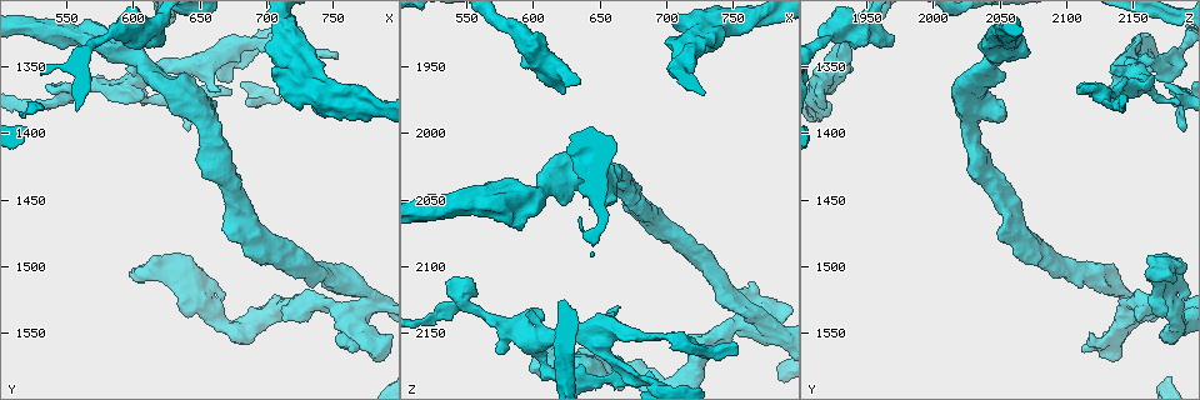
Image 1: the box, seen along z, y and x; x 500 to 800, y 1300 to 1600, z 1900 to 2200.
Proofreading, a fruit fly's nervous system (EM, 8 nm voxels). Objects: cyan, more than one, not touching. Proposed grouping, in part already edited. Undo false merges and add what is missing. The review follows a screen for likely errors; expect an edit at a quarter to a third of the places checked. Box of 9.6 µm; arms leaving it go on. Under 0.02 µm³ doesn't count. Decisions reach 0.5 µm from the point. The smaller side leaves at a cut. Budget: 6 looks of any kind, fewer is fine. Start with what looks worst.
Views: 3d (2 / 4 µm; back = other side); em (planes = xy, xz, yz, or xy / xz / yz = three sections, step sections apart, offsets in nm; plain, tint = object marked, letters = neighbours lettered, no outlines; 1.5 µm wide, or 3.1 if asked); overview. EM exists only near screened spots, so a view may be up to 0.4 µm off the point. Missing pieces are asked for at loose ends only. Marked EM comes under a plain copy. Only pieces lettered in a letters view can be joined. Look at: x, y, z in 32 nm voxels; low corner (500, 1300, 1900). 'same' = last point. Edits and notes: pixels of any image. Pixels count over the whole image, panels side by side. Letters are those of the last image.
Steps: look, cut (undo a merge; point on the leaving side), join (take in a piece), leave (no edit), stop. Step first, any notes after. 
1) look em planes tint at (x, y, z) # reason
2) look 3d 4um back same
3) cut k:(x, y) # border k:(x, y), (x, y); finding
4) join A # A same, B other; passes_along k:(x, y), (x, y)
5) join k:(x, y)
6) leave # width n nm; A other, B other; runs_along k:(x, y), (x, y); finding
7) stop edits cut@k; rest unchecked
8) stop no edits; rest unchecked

look em planes letters at (624, 1332, 1968) # stops while still wide

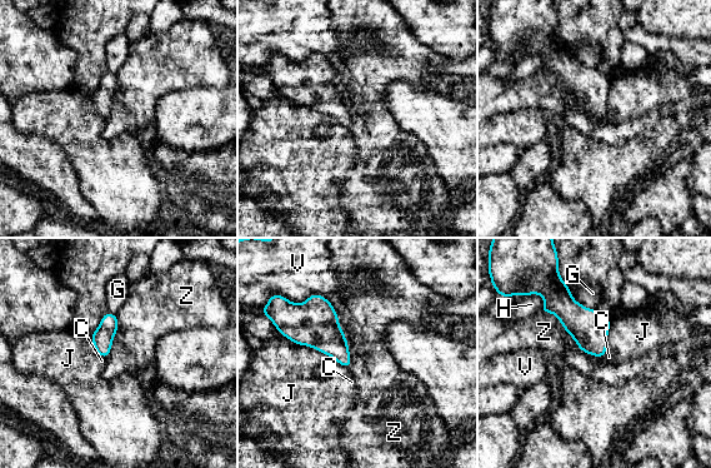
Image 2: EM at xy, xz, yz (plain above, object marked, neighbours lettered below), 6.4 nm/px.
leave # C other, G other, H other, J other, V other, Z other; border 2:(540, 309), (580, 349), (604, 356); none of them fits

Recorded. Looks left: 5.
look 3d 2um at (764, 1560, 2110) # branch stops here

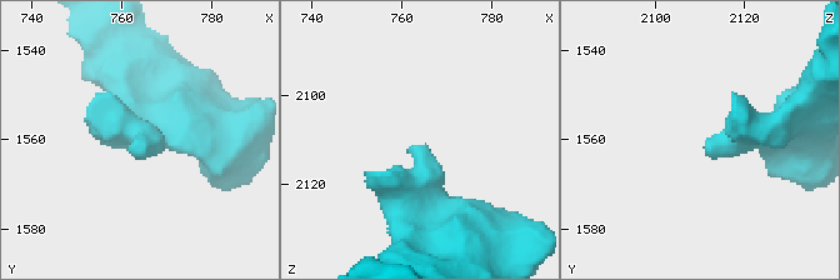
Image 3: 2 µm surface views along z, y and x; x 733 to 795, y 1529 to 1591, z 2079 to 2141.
look em planes letters at (763, 1560, 2110)

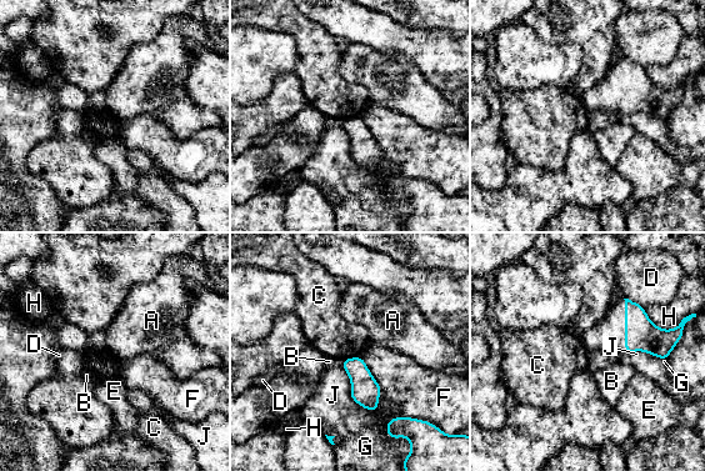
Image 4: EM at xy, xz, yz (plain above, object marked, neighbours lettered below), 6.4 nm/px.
leave # longest_contact F 280 nm; A other, B other, C other, D other, E other, F other, G other, H other, J other; border 4:(360, 355), (343, 360); no lettered piece goes on from it

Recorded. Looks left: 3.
look 3d 2um at (554, 1366, 2110) # an open end

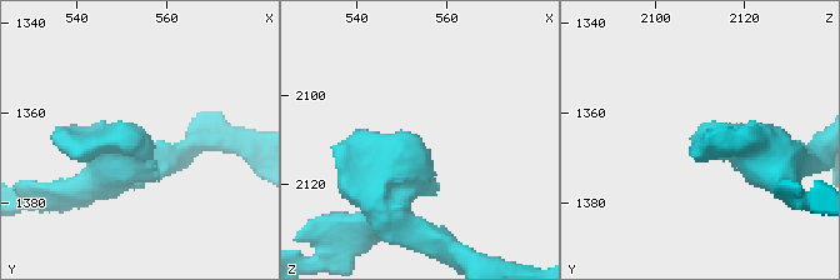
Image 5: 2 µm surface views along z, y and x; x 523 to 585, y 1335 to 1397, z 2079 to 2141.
look em planes letters at (555, 1365, 2111)

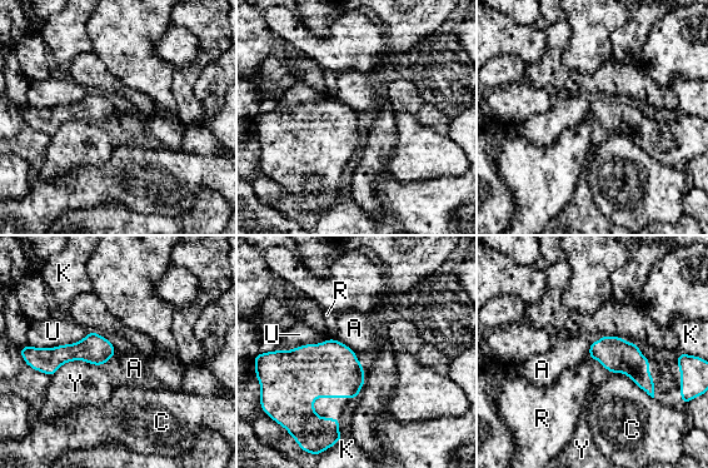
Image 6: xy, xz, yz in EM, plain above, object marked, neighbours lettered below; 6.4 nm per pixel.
leave # longest_contact U 380 nm; A other, C other, K other, R other, U other, Y other; no lettered piece goes on from it

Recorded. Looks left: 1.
stop no edits; rest unchecked

